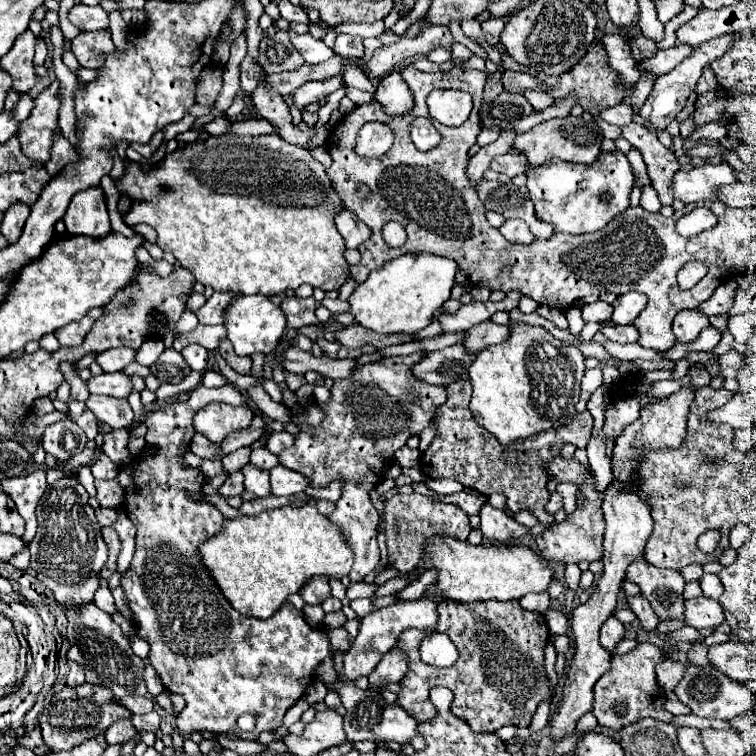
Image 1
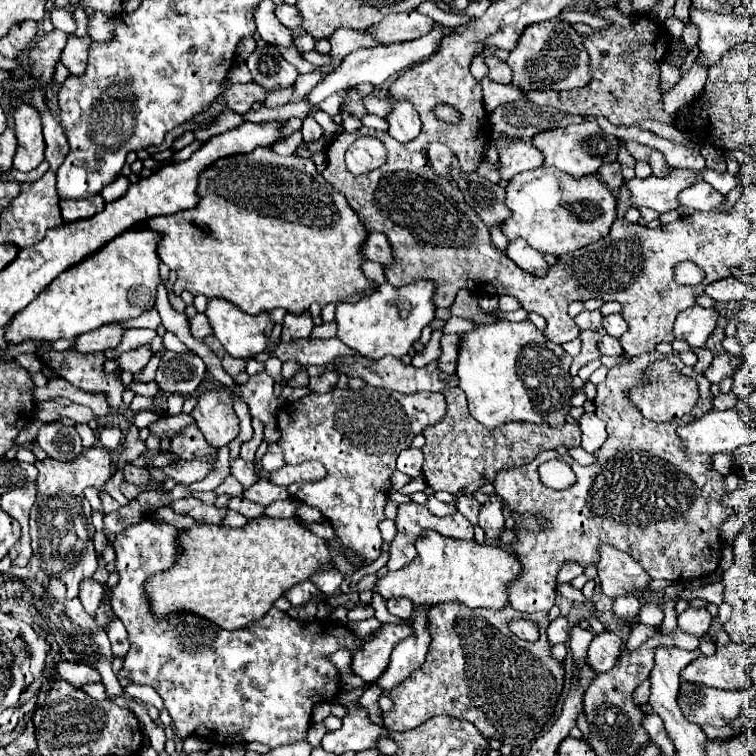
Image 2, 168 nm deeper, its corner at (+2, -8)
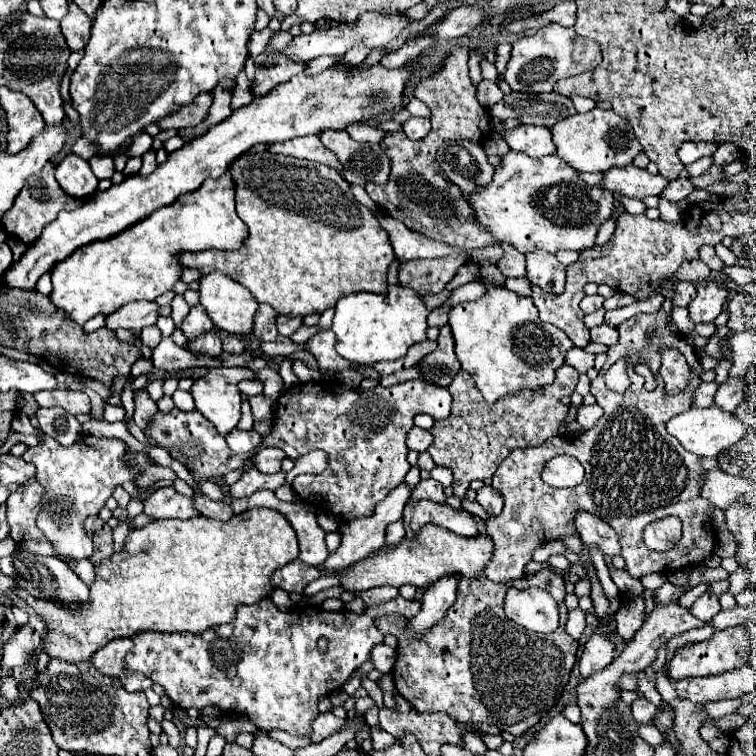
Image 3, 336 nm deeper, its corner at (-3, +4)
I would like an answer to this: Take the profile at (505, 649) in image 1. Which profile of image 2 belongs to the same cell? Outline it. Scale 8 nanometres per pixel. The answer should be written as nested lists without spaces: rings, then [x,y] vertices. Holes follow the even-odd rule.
[[[443,602],[430,607],[429,612],[433,640],[427,660],[411,678],[391,690],[389,698],[395,706],[383,714],[385,726],[403,732],[427,722],[431,716],[449,714],[461,718],[467,714],[467,722],[487,740],[495,736],[495,740],[509,746],[531,744],[553,716],[565,680],[565,666],[553,658],[547,640],[547,612],[529,616],[541,624],[541,638],[533,644],[517,640],[509,632],[509,620],[523,616],[511,606],[489,610]]]

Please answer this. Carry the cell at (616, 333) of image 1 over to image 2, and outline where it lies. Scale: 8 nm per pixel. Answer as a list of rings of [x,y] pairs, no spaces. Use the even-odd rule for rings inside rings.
[[[609,334],[601,336],[601,340],[597,342],[597,348],[599,348],[599,352],[605,354],[605,356],[621,356],[621,354],[623,354],[623,348],[621,348],[619,340],[613,338],[613,336],[609,336]]]

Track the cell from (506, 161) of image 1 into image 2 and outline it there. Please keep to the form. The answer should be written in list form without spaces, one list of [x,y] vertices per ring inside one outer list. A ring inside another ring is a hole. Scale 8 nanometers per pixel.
[[[503,136],[499,140],[493,140],[493,144],[499,152],[501,160],[499,172],[505,180],[511,180],[515,174],[539,168],[543,164],[543,154],[531,142]]]

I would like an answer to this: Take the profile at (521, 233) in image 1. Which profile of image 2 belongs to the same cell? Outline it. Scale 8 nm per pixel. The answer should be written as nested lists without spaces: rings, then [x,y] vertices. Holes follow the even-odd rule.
[[[513,240],[509,242],[507,248],[507,256],[525,272],[533,274],[533,276],[545,276],[549,264],[543,260],[543,256],[529,248],[529,244],[525,244],[525,240]]]

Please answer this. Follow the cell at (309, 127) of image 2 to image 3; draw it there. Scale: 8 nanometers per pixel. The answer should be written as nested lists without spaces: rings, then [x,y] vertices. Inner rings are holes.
[[[326,130],[322,132],[320,140],[338,156],[344,166],[344,180],[350,184],[364,186],[368,182],[382,184],[388,180],[390,160],[378,144],[354,142],[344,130]]]

